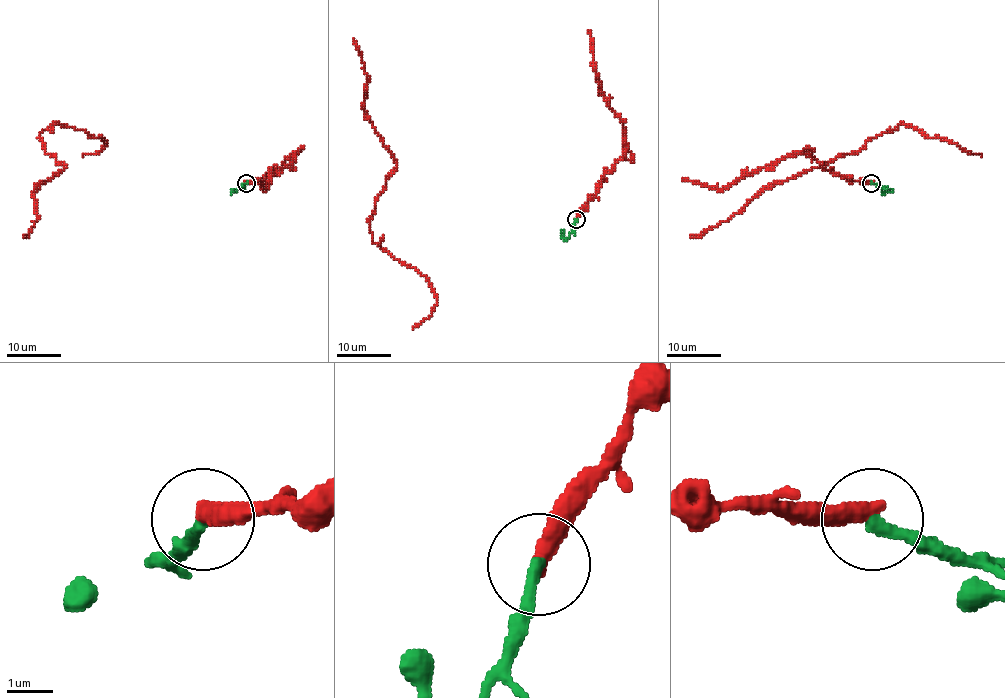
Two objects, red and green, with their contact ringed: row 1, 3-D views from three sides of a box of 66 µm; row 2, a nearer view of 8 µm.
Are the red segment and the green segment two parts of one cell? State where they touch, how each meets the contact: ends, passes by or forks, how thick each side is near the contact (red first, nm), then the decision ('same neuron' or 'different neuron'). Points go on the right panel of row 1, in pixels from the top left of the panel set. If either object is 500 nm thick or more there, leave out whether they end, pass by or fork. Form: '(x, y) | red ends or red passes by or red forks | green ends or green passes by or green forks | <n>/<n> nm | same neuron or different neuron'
(871, 183) | red ends | green ends | 400/280 nm | same neuron

